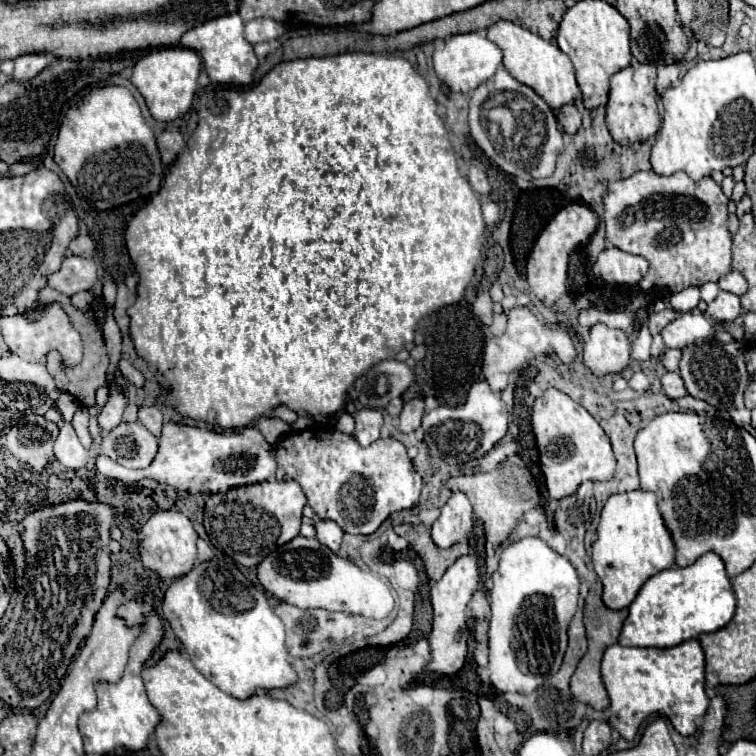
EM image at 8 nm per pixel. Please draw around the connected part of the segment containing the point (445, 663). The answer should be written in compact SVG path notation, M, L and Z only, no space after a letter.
M472 555L460 557L448 571L442 575L442 579L430 589L430 599L434 607L434 623L432 623L432 633L428 636L430 647L432 647L432 660L430 661L430 671L434 673L444 673L444 675L454 675L456 671L462 669L464 659L466 659L466 639L468 639L468 627L466 627L466 605L472 597L472 593L478 589L480 575L478 575L478 565Z

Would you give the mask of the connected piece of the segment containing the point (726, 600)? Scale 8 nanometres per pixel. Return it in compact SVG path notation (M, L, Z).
M704 553L702 557L698 557L696 563L688 567L664 569L644 583L644 587L638 591L636 599L630 605L630 613L622 625L618 643L626 647L674 647L700 633L712 633L722 629L732 619L734 611L736 599L722 559L716 553Z

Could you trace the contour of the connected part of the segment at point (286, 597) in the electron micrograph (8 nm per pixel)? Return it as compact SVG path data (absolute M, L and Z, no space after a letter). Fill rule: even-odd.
M302 535L266 555L258 563L256 575L268 593L300 609L320 607L326 611L342 611L372 619L384 619L394 607L392 591L382 577L362 571L350 559L342 559L332 553L318 539L306 539Z

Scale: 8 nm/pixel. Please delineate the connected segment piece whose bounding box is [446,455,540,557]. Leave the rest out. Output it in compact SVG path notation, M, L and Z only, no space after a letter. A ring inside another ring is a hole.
M510 455L494 471L488 471L488 473L482 473L482 475L450 477L446 481L446 487L450 491L452 489L462 491L470 499L470 503L474 507L474 515L478 519L482 519L482 523L484 523L486 553L488 553L488 557L494 555L498 545L502 545L508 539L510 531L518 525L518 521L522 519L524 511L536 507L538 501L540 501L536 481L534 481L532 473L528 471L528 467L524 465L524 461L518 455Z

